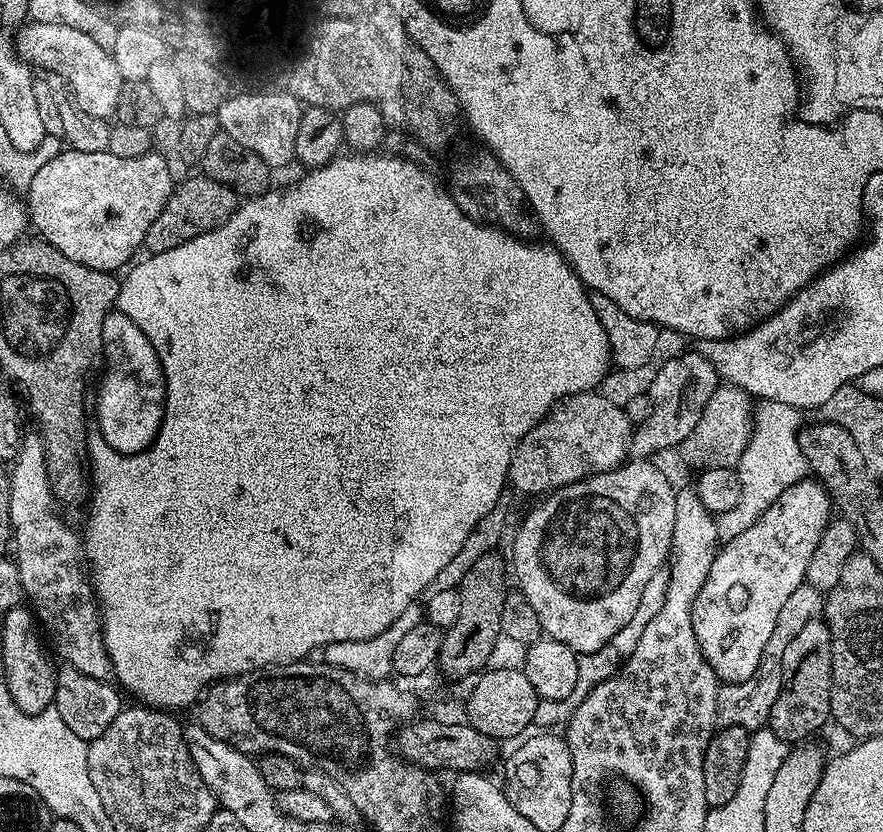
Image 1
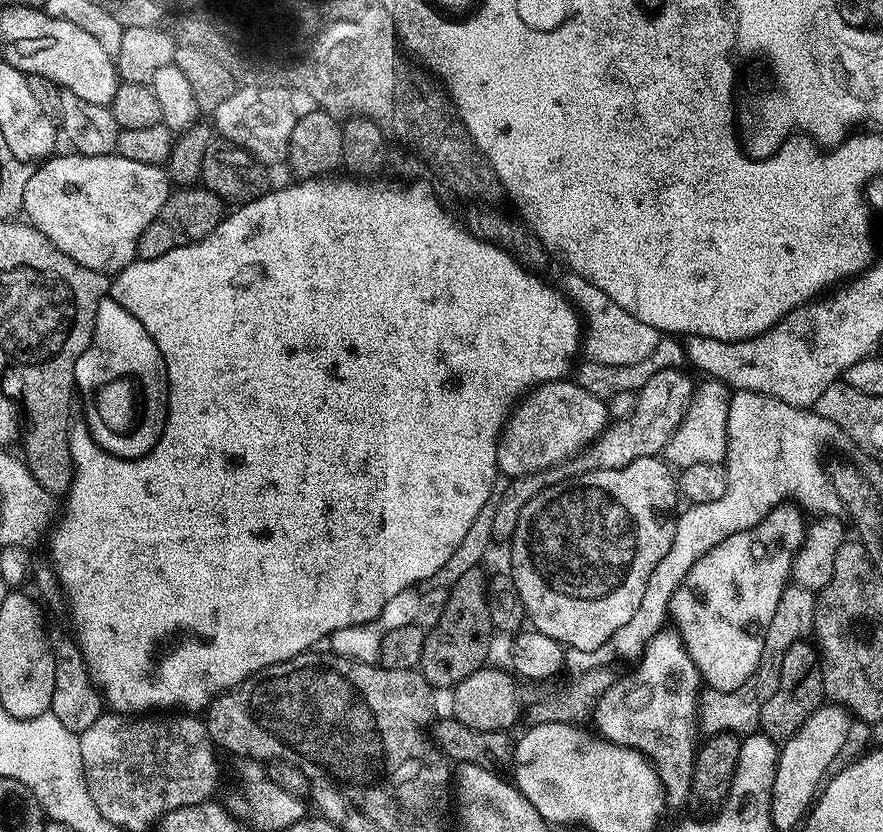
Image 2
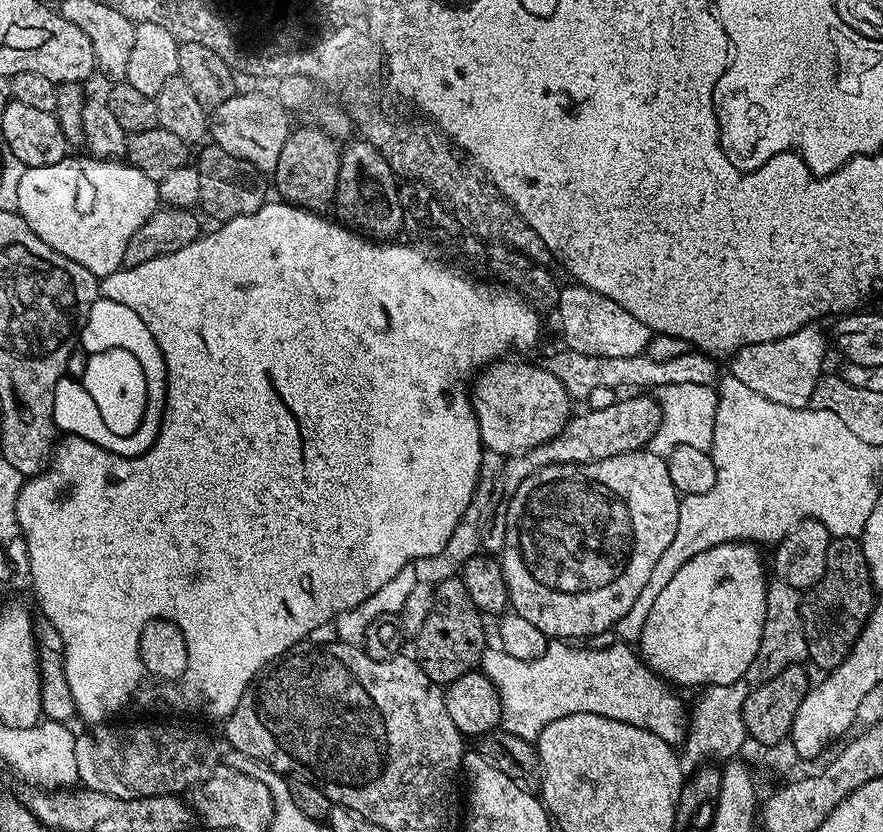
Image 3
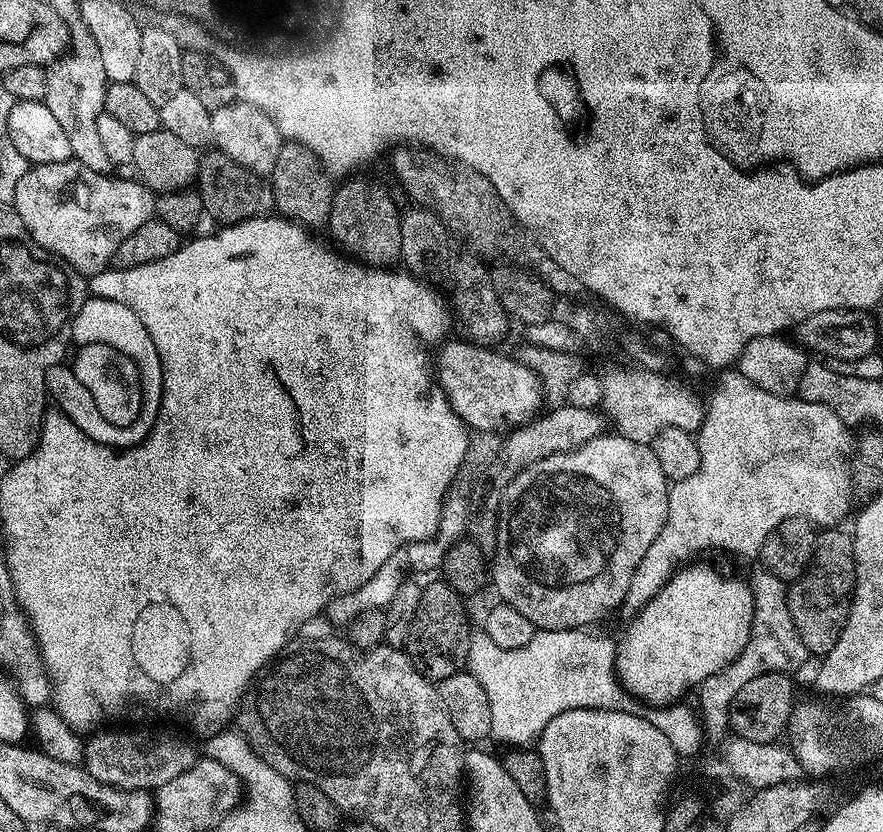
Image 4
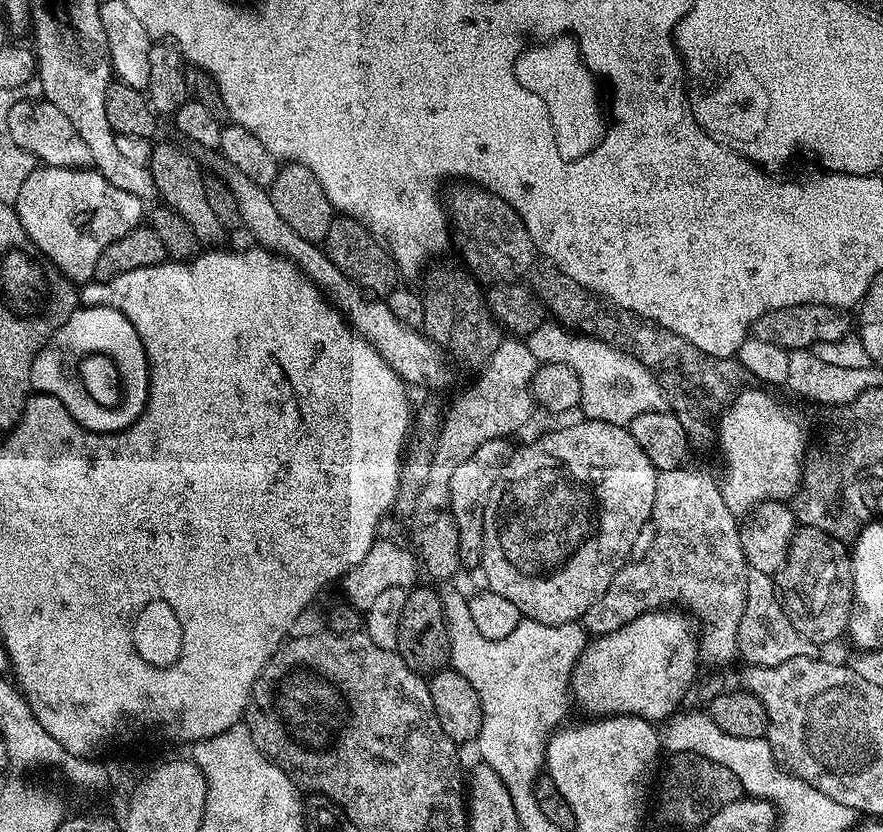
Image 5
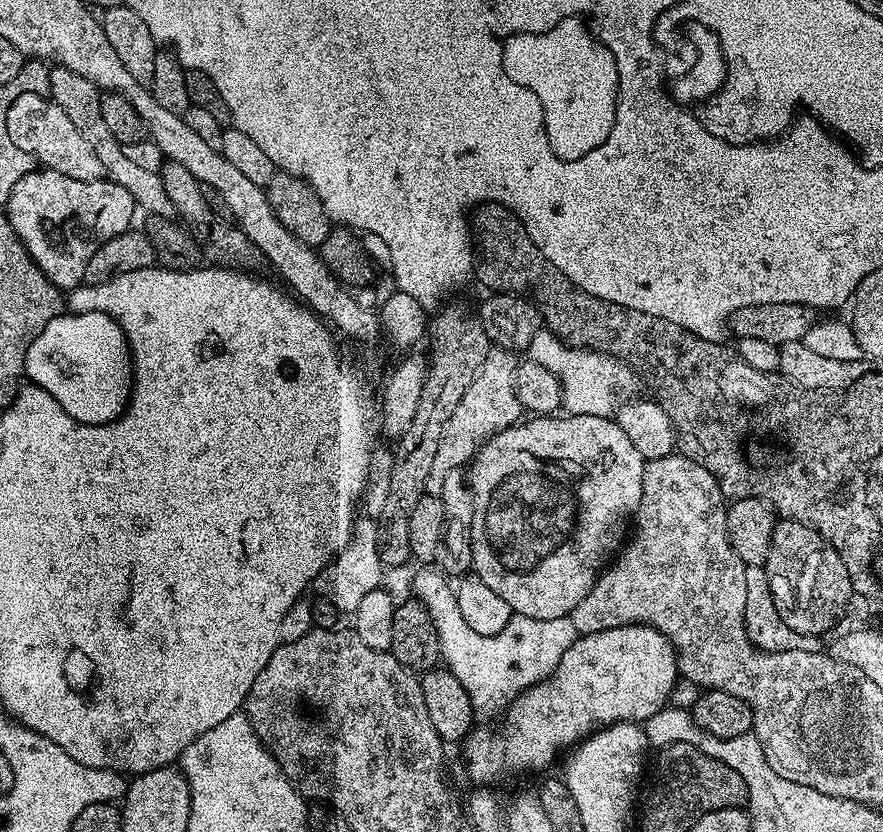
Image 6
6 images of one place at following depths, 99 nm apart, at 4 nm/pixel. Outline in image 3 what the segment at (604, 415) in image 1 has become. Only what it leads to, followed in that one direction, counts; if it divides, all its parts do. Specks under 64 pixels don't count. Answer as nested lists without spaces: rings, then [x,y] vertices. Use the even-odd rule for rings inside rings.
[[[501,358],[483,369],[473,379],[470,395],[478,418],[480,442],[489,453],[497,452],[500,458],[516,456],[550,442],[574,415],[573,397],[547,366],[515,364],[512,358]]]

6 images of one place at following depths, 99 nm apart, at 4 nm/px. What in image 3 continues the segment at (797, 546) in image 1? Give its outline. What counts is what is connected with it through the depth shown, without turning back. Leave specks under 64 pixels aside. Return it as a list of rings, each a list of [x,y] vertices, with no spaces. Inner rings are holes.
[[[747,542],[714,546],[710,550],[702,550],[702,554],[694,554],[694,558],[690,558],[690,562],[686,562],[686,566],[682,566],[682,570],[678,570],[678,574],[674,574],[674,578],[670,578],[669,584],[662,589],[662,594],[658,594],[654,606],[650,609],[650,615],[646,618],[646,626],[642,626],[642,634],[638,641],[640,659],[661,680],[672,686],[685,684],[688,688],[697,687],[696,689],[699,689],[701,686],[710,684],[733,684],[744,677],[746,670],[750,670],[750,662],[754,662],[754,658],[758,654],[758,646],[762,646],[762,630],[766,622],[766,590],[770,579],[765,561],[764,564],[760,561],[760,552],[761,549],[757,545]]]

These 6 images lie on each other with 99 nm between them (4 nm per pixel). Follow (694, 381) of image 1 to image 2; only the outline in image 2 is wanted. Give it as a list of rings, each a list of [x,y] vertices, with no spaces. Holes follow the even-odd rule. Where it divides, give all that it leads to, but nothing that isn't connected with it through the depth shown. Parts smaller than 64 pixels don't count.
[[[671,368],[654,374],[654,378],[650,378],[650,382],[646,382],[646,386],[636,393],[633,412],[628,417],[609,423],[591,444],[567,461],[567,471],[579,474],[594,470],[618,470],[622,466],[630,466],[630,462],[638,462],[638,458],[660,456],[674,430],[678,430],[690,404],[694,380],[686,373]]]

